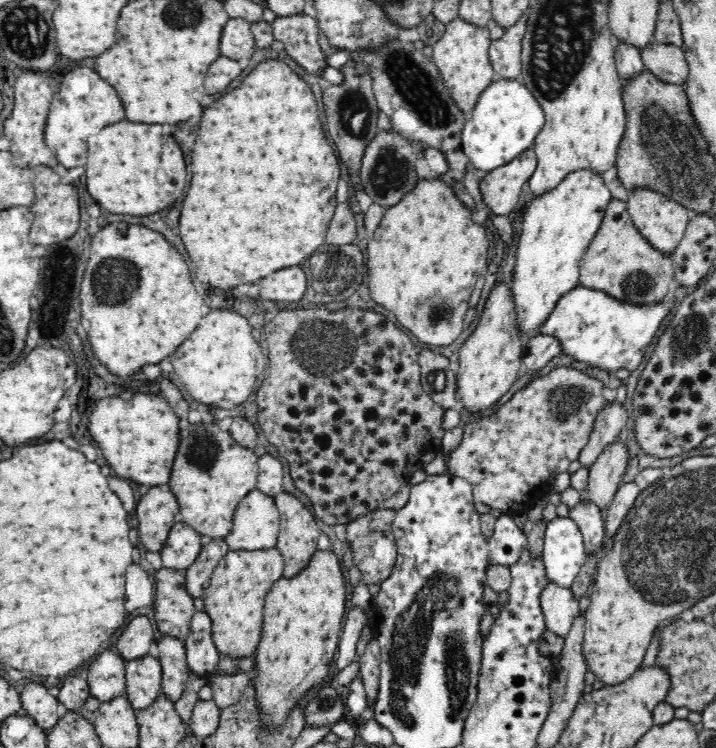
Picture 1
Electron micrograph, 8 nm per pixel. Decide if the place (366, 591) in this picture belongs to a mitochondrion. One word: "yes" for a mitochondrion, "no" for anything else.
no

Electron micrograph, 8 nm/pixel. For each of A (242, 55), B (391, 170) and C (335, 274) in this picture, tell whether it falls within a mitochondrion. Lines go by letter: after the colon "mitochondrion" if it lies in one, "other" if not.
A: other
B: mitochondrion
C: mitochondrion

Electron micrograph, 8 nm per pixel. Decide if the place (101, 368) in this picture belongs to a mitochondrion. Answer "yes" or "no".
no

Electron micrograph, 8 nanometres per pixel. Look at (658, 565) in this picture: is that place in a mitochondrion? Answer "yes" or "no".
yes

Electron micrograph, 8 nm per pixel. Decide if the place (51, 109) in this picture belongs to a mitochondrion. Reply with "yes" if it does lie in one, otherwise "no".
no

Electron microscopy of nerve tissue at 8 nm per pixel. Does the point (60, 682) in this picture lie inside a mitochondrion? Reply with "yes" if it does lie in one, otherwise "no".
no

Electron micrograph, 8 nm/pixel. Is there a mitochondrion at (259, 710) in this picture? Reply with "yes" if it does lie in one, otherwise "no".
no

